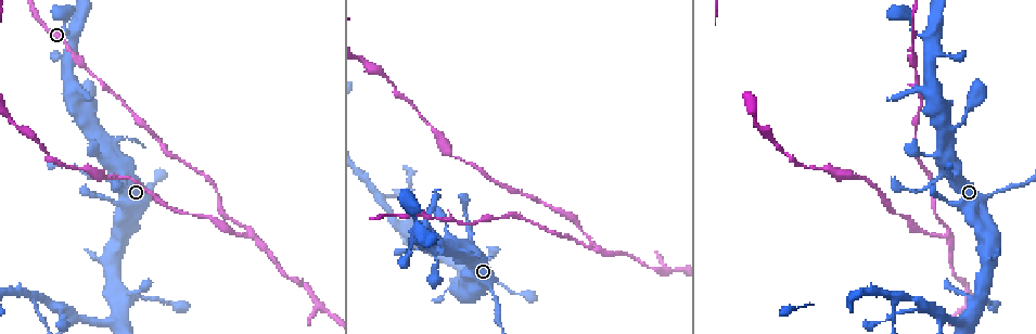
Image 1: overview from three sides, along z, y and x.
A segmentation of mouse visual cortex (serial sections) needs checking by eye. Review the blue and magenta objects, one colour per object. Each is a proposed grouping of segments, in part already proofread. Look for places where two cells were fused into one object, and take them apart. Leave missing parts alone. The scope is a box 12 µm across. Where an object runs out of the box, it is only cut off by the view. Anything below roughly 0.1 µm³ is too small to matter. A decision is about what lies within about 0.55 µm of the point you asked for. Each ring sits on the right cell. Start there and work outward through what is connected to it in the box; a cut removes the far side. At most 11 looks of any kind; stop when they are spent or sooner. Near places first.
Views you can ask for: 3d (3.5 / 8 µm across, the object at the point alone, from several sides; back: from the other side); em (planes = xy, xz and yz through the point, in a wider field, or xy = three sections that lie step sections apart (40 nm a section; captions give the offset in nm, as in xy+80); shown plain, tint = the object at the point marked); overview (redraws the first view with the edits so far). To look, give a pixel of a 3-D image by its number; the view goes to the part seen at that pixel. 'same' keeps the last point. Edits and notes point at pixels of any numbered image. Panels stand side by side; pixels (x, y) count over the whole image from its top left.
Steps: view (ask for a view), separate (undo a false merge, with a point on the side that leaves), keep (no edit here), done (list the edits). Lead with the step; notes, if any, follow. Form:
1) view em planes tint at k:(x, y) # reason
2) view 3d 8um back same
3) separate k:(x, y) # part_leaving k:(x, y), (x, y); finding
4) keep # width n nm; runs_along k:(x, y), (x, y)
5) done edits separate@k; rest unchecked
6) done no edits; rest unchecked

view 3d 3.5um at 1:(433, 219) # narrows sharply

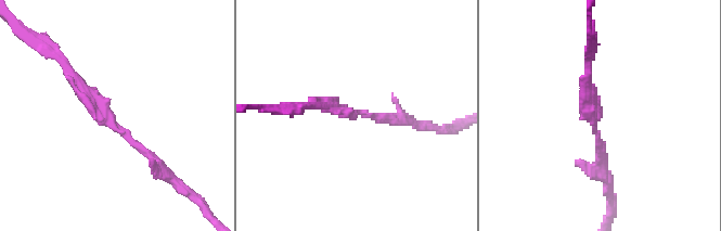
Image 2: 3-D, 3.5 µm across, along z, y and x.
view em xy step 3 plain at 2:(363, 113) # shape alone is not enough

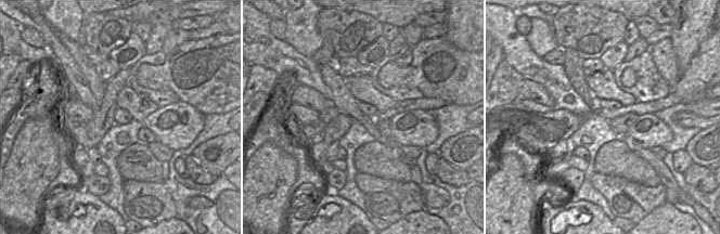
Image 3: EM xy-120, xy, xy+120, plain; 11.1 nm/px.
view em xy step 3 tint same

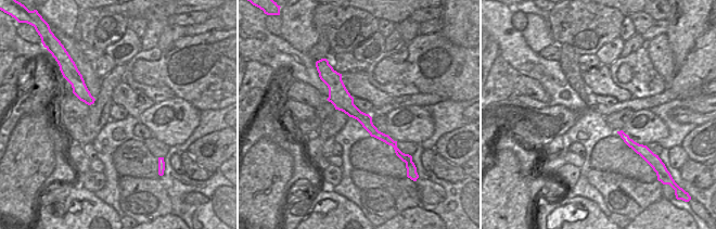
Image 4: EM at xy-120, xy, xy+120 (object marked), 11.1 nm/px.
keep # runs_along 2:(68, 72), (112, 122), (172, 178); continuous, no second cell

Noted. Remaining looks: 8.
view 3d 3.5um at 1:(153, 135) # a narrow waist

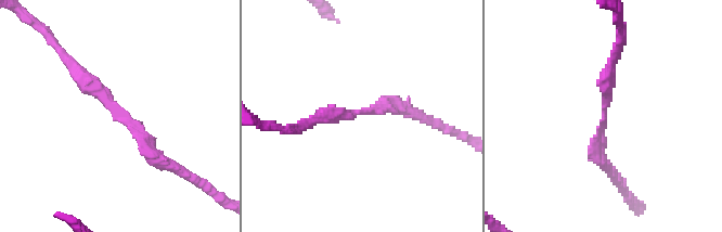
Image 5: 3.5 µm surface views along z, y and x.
view em xy step 5 tint at 5:(115, 115) # arm_widths 150, 200 nm

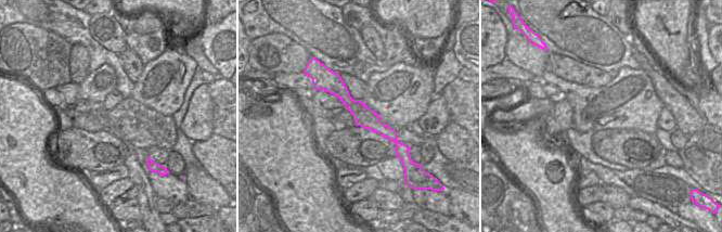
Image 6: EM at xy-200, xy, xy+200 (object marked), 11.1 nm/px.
keep # runs_along 6:(335, 78), (343, 94), (394, 138); one cell here

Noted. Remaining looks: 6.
view 3d 3.5um back at 1:(950, 233) # abrupt turn

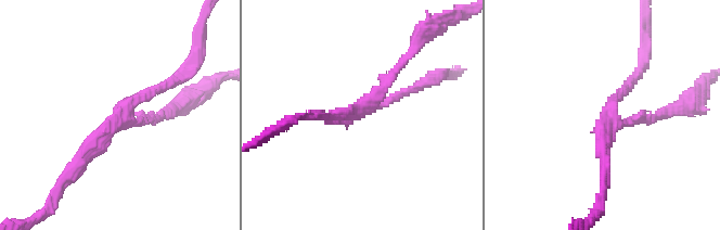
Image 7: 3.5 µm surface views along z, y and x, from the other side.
view em planes tint at 7:(609, 115) # arms 3; arm_widths 150, 150, 200 nm; need the tissue

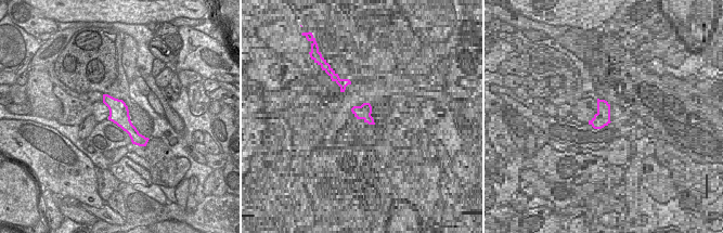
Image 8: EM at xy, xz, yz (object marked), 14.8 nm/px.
keep # one cell here

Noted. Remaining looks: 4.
view 3d 3.5um at 1:(941, 318) # side arm on a straight run

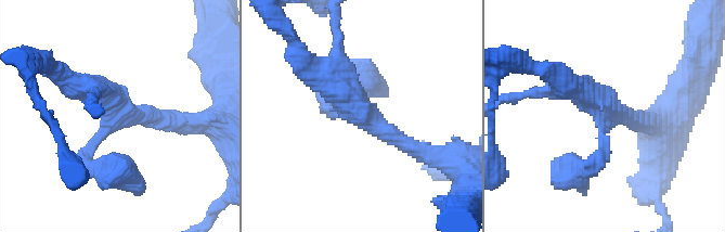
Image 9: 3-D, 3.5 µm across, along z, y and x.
view em xy step 1 tint at 9:(122, 109) # arms 3; arm_widths 150, 250, 400 nm; shape alone is not enough

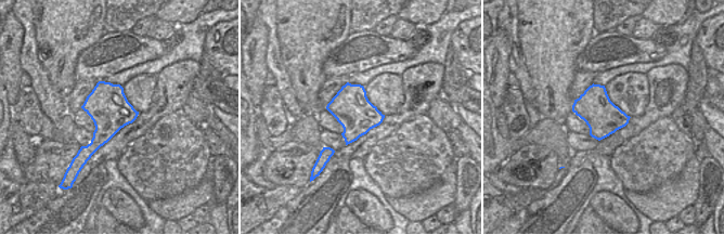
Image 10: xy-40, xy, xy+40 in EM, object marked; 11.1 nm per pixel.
keep # all the same cell

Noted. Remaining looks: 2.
done no edits; rest unchecked

